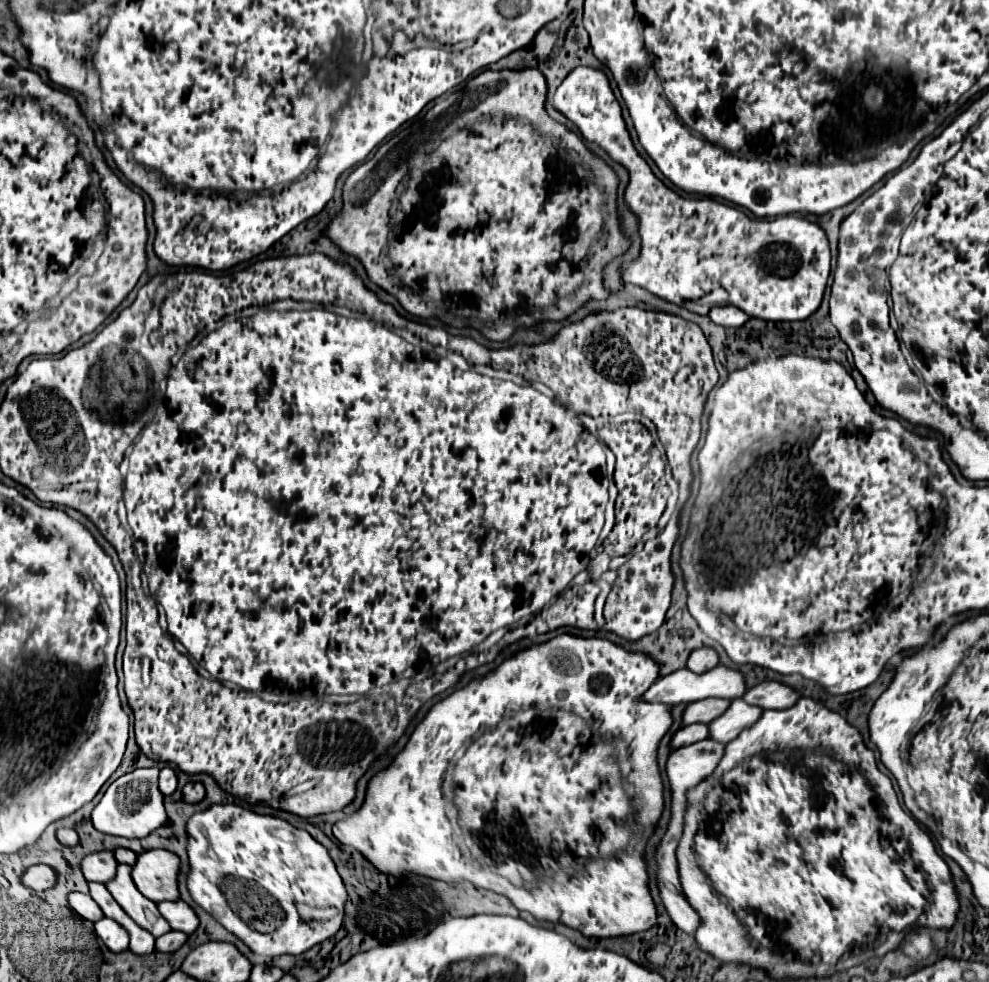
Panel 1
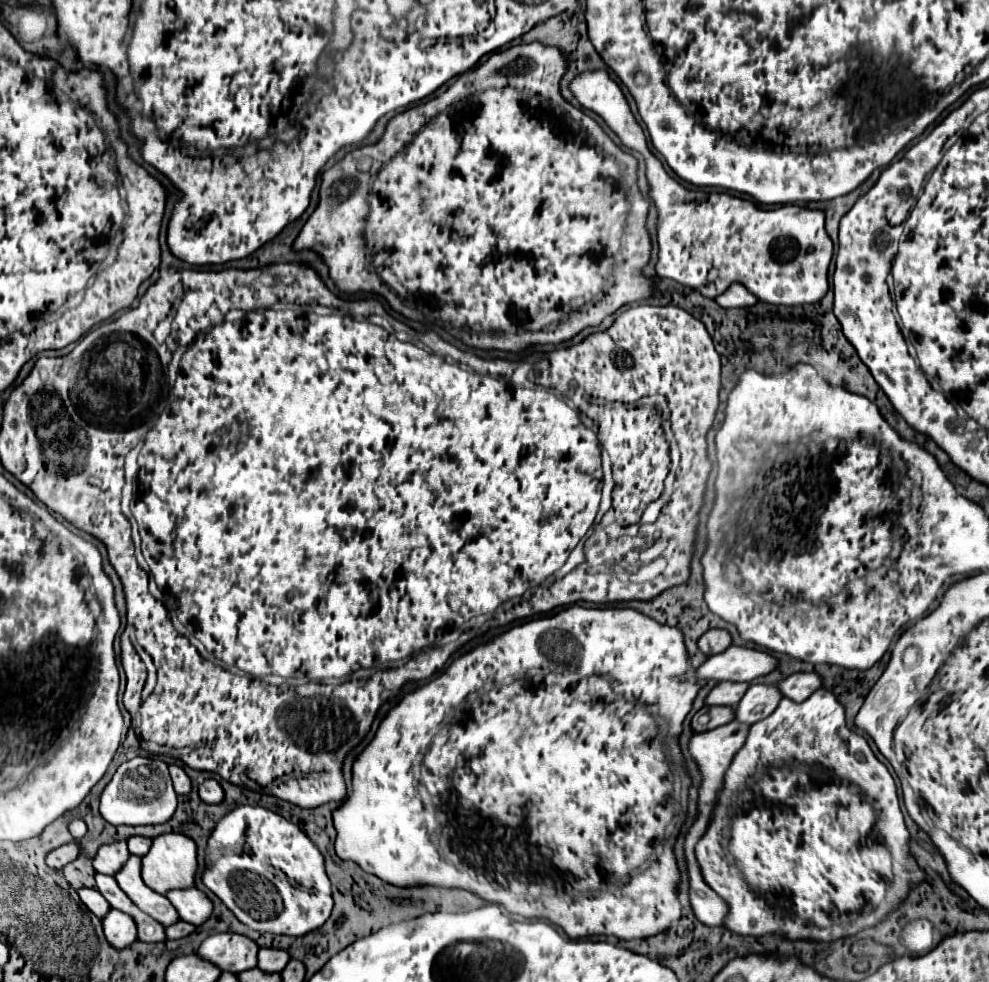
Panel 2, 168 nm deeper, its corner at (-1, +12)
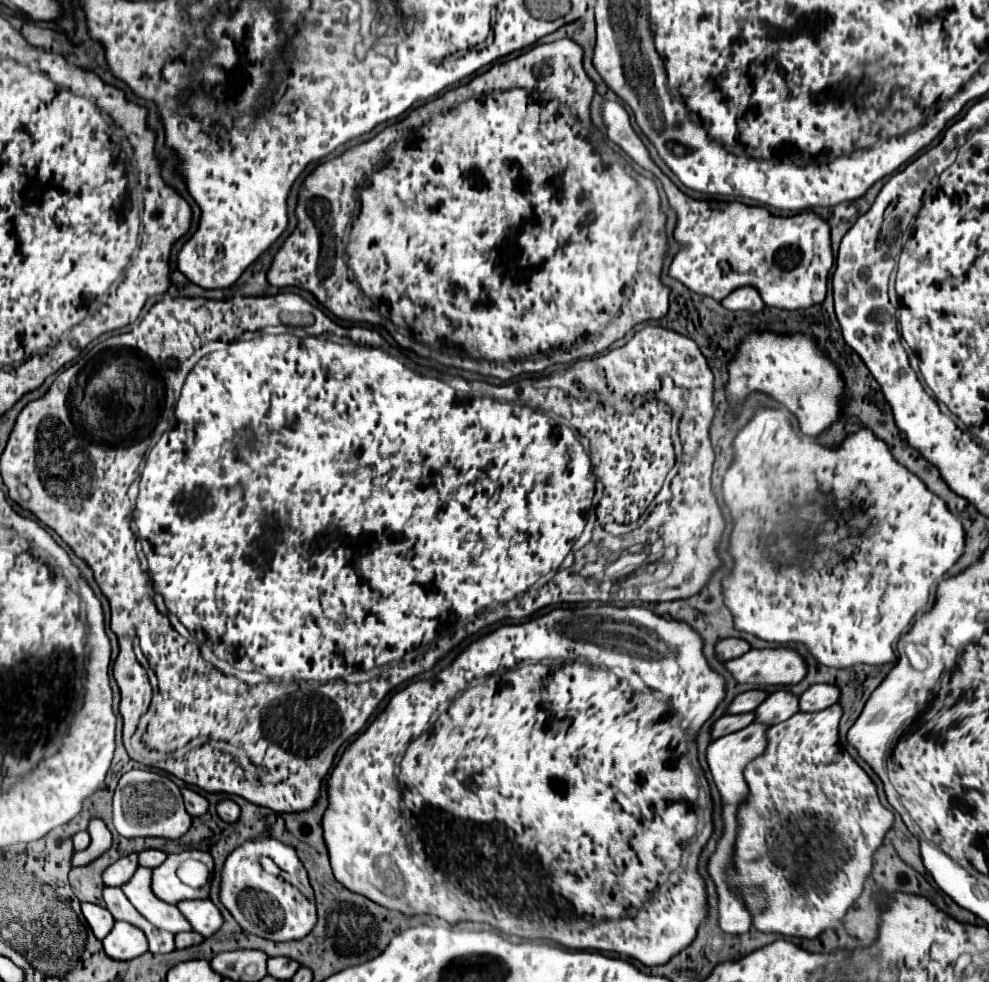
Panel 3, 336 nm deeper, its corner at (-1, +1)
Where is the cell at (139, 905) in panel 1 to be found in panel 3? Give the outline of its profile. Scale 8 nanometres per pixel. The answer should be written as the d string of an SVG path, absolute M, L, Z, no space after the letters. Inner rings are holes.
M139 867L135 871L135 877L129 883L125 883L121 889L127 895L127 899L133 903L133 907L139 913L143 913L143 917L151 921L155 927L165 929L169 933L191 931L191 925L187 923L183 913L177 909L177 905L163 903L151 891L151 869Z

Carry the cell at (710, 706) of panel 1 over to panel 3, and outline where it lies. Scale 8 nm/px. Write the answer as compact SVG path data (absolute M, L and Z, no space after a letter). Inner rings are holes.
M753 689L753 691L745 691L741 695L735 697L735 701L731 703L729 707L729 713L747 713L747 711L755 711L763 699L767 697L769 693L767 691L761 691L761 689Z

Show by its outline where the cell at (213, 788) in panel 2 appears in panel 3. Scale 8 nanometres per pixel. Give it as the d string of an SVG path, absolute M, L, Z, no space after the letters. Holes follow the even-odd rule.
M225 799L225 801L221 801L221 803L217 805L217 813L219 813L219 817L223 817L223 821L235 823L235 821L239 821L241 809L239 809L239 805L233 803L231 799Z

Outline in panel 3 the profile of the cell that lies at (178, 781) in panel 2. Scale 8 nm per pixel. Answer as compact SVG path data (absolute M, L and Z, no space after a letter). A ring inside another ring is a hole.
M187 787L181 793L183 793L183 799L185 799L187 813L191 813L193 817L199 817L199 815L205 815L207 813L209 803L207 803L207 799L203 795L199 795L199 793L195 793L195 791L187 789Z

